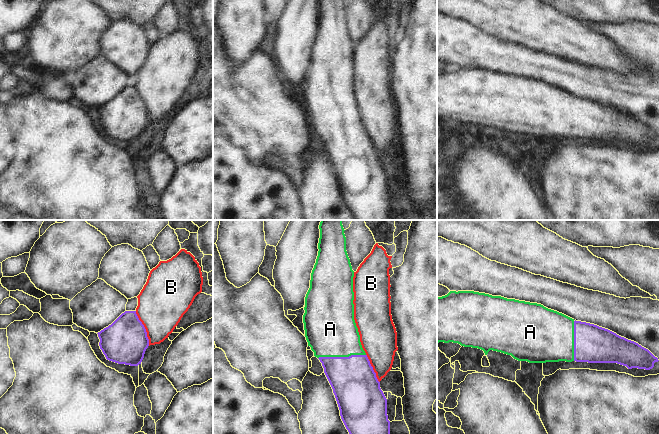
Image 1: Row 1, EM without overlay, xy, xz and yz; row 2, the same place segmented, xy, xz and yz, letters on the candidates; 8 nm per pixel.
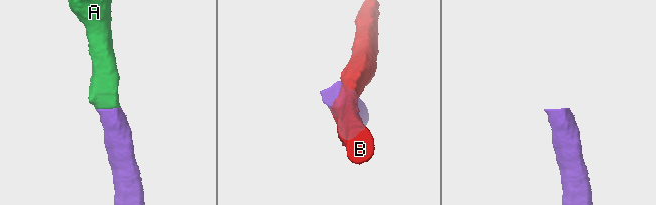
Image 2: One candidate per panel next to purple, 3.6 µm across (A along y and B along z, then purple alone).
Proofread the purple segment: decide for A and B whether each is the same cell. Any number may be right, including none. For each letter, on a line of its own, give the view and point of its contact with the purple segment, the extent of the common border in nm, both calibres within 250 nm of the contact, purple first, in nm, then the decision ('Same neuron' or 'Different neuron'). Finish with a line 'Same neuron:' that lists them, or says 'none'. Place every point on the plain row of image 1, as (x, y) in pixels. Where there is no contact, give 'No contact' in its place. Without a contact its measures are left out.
A: Touches purple at xz (341, 133). Shared border 380 nm. Thickness 360 nm (purple) against 420 nm. Same neuron
B: Touches purple at xy (144, 104). Shared border 300 nm. Thickness 360 nm (purple) against 380 nm. Different neuron
Same neuron: A

